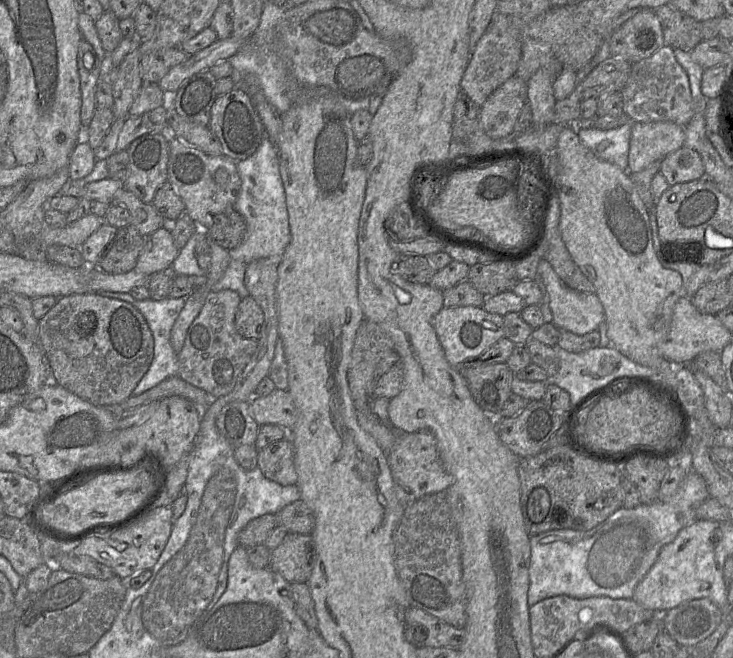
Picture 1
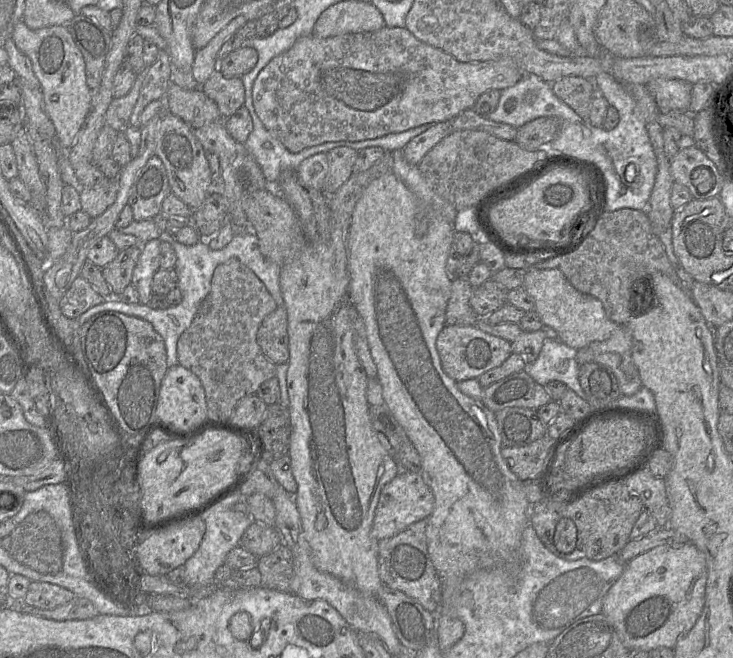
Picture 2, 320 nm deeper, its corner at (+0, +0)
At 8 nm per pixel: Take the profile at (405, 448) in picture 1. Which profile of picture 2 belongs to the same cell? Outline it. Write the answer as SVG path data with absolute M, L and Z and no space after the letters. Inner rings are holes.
M401 470L381 490L375 510L371 535L381 541L405 530L411 524L427 519L434 508L434 496L420 473Z

